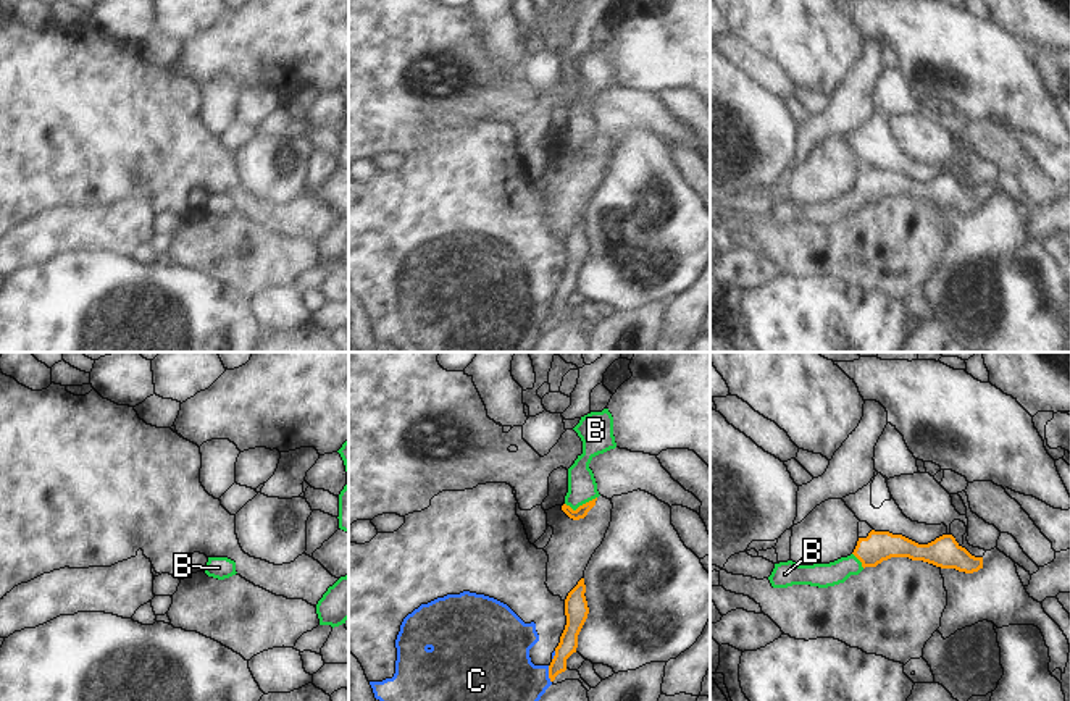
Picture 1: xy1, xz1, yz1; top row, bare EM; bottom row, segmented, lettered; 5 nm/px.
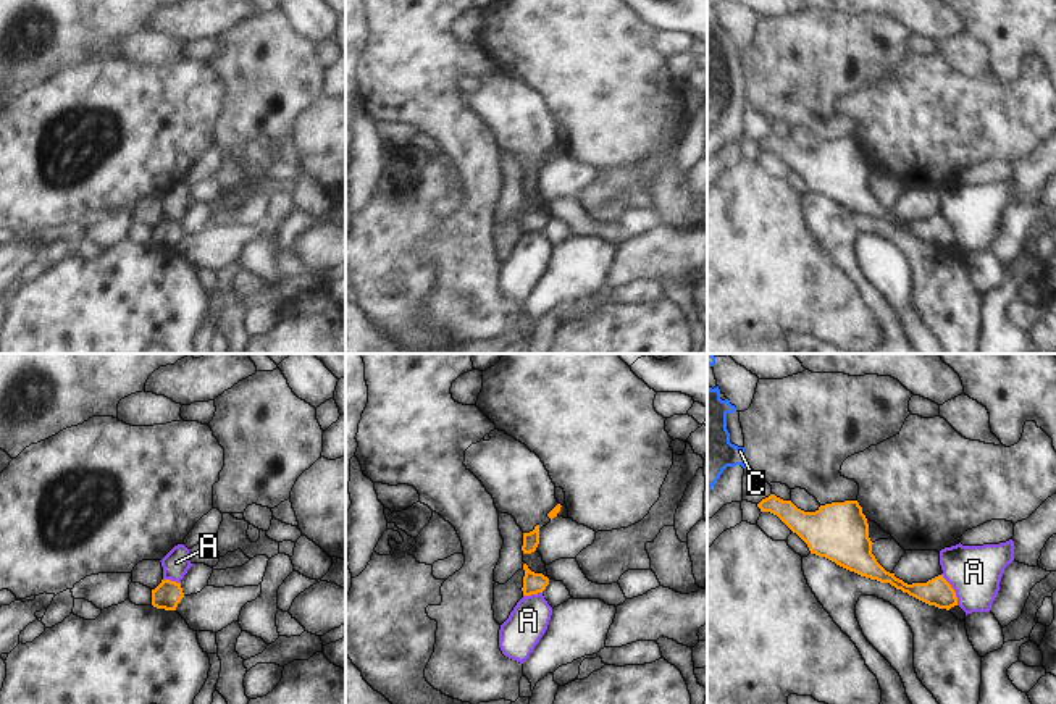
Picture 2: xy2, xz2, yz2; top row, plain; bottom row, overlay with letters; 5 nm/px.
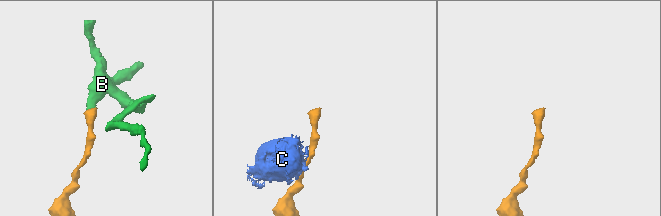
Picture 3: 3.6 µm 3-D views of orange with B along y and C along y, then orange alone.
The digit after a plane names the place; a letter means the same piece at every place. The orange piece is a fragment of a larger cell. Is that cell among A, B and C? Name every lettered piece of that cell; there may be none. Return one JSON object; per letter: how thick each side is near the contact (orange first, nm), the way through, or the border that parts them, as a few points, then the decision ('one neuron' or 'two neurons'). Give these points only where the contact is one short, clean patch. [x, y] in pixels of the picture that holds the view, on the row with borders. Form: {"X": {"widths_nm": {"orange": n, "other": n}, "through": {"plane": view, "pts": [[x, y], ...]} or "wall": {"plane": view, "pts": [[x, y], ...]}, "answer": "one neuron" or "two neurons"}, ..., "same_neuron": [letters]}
{"A": {"widths_nm": {"orange": 140, "other": 280}, "wall": {"plane": "yz2", "pts": [[942, 574], [953, 590], [958, 604]]}, "answer": "two neurons"}, "B": {"widths_nm": {"orange": 60, "other": 140}, "through": {"plane": "xz1", "pts": [[581, 511], [580, 506], [581, 485]]}, "answer": "one neuron"}, "C": {"widths_nm": {"orange": 100, "other": 320}, "answer": "two neurons"}, "same_neuron": ["B"]}

